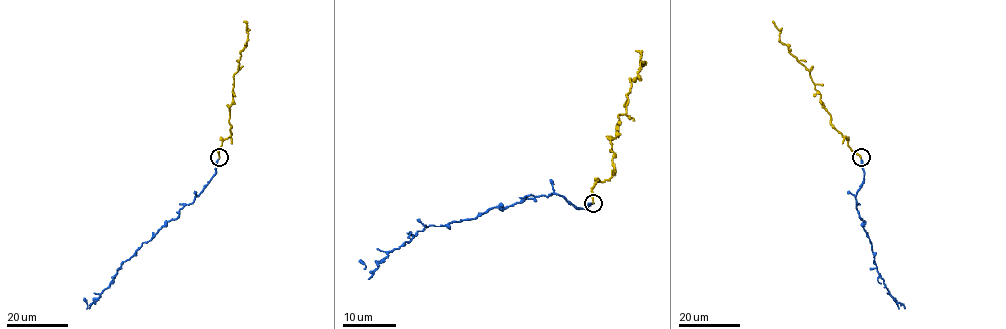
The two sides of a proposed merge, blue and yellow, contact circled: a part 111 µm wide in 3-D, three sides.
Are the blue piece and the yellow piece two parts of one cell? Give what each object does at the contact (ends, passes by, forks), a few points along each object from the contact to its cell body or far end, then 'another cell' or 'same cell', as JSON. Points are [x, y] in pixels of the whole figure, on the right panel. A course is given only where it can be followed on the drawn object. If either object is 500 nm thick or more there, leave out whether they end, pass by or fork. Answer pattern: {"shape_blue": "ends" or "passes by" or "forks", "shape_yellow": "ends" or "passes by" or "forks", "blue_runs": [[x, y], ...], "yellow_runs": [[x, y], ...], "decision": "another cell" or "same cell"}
{"shape_blue": "ends", "shape_yellow": "ends", "blue_runs": [[860, 157], [863, 183], [856, 195], [856, 208], [871, 244], [877, 272], [890, 296], [900, 305], [894, 298]], "yellow_runs": [[860, 157], [832, 125], [830, 114], [815, 88], [810, 72], [779, 40], [780, 30], [772, 21]], "decision": "same cell"}

